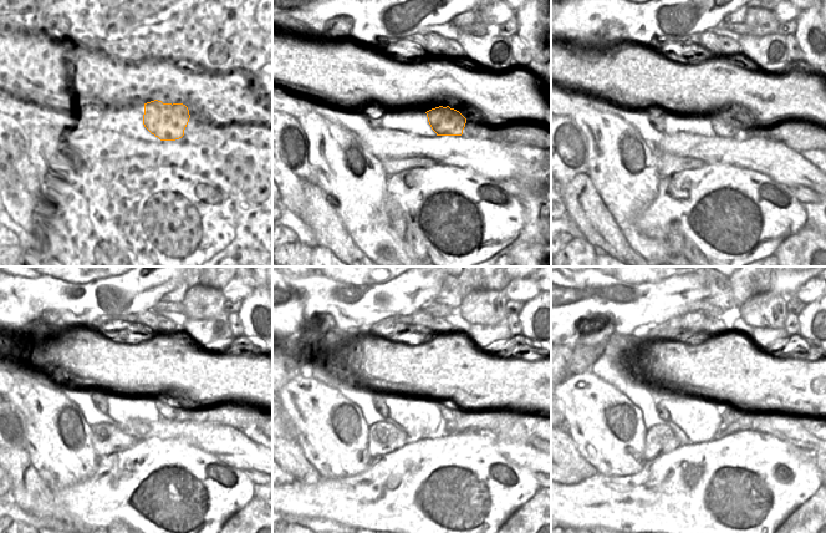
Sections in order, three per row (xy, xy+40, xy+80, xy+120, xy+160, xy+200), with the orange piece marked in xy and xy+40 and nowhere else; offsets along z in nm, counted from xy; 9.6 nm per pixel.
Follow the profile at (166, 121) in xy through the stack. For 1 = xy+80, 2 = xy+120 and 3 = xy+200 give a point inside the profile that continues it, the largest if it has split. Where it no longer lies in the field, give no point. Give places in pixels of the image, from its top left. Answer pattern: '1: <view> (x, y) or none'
1: xy+80 (724, 125)
2: xy+120 (167, 407)
3: xy+200 (730, 422)

